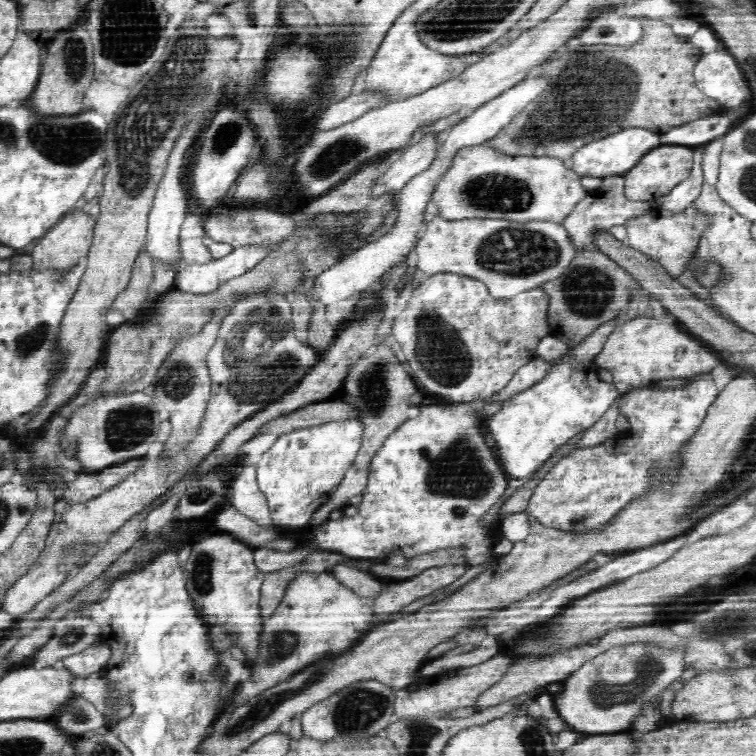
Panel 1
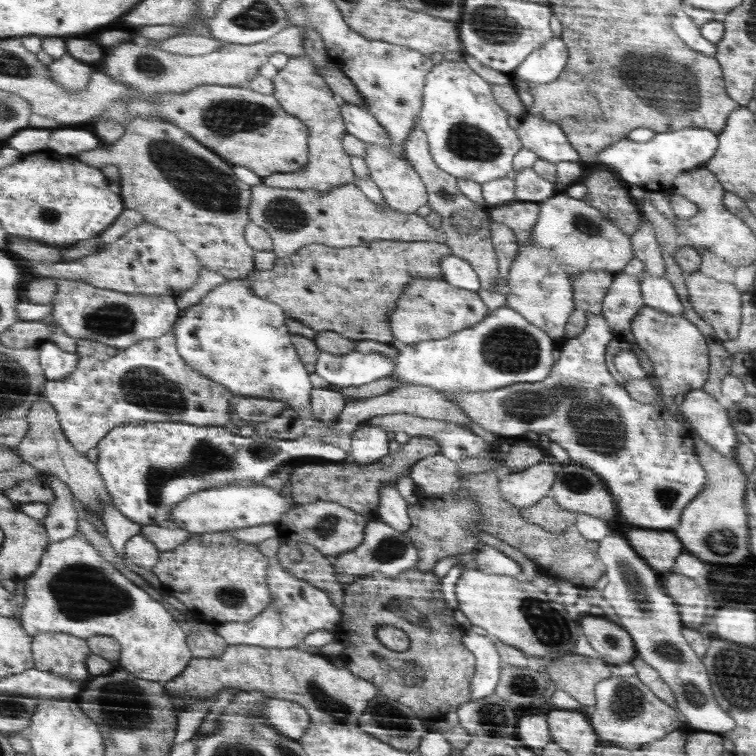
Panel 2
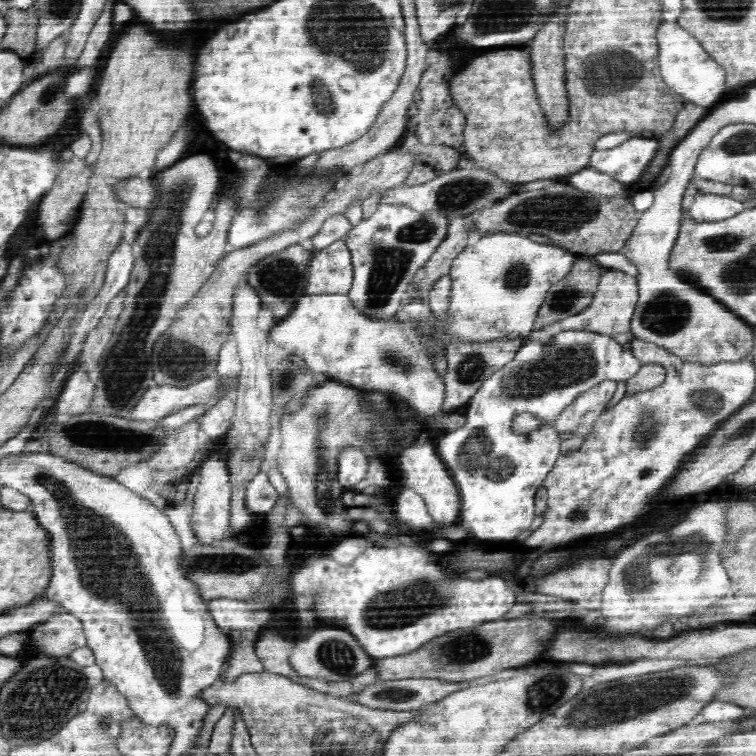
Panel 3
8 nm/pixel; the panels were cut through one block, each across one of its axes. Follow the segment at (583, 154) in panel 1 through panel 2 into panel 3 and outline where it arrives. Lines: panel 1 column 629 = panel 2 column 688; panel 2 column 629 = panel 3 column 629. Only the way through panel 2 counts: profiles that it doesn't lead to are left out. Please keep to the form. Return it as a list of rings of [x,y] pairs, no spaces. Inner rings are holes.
[[[632,137],[616,148],[606,150],[595,148],[586,167],[594,168],[629,187],[634,187],[650,161],[656,156],[656,150],[657,139]]]

